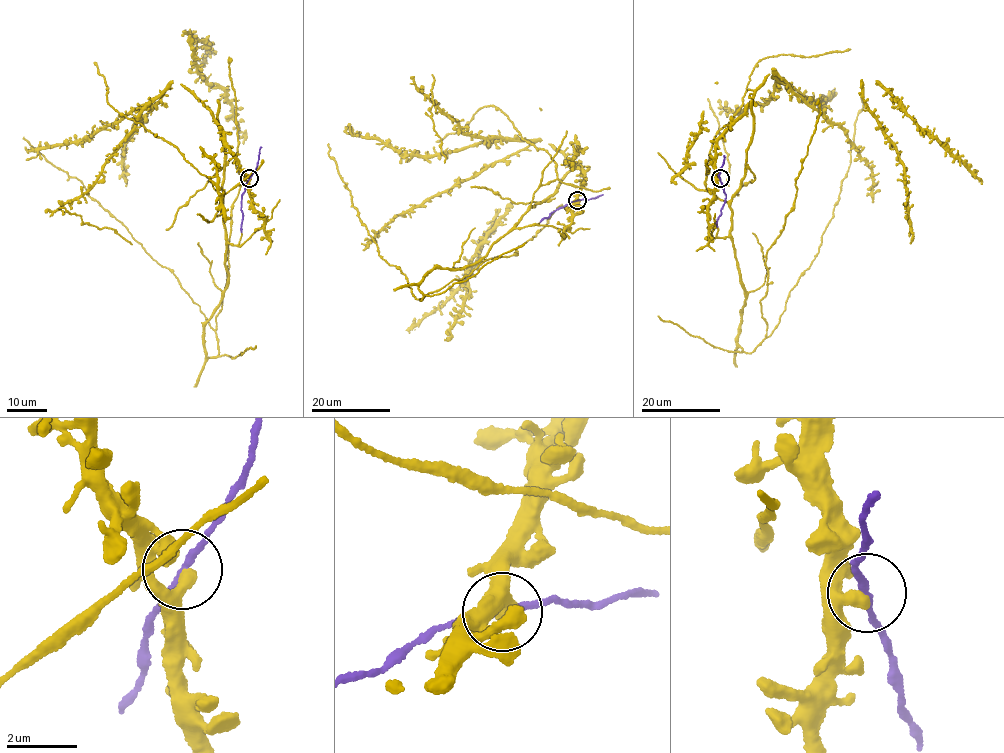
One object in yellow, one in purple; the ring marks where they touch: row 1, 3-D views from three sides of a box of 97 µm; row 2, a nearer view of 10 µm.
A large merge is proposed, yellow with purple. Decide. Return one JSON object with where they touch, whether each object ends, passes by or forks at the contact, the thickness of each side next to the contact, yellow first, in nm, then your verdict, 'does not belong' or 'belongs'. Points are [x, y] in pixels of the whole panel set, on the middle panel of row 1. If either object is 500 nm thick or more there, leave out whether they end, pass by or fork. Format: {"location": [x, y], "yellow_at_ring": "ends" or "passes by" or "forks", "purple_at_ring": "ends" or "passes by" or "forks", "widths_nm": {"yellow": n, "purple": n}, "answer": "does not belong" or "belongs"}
{"location": [577, 200], "yellow_at_ring": "ends", "purple_at_ring": "passes by", "widths_nm": {"yellow": 400, "purple": 160}, "answer": "belongs"}

